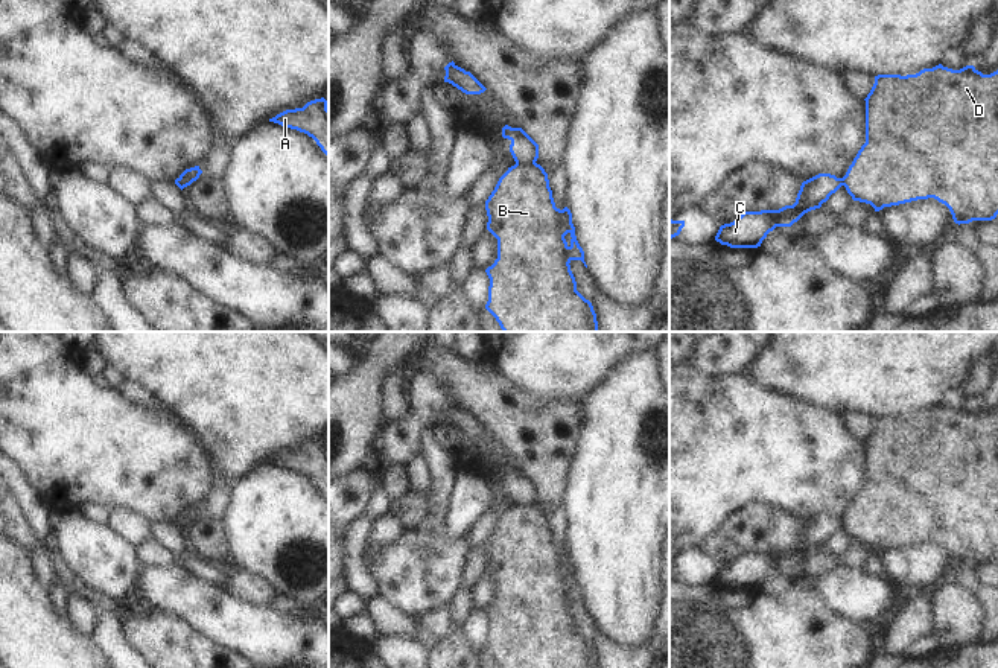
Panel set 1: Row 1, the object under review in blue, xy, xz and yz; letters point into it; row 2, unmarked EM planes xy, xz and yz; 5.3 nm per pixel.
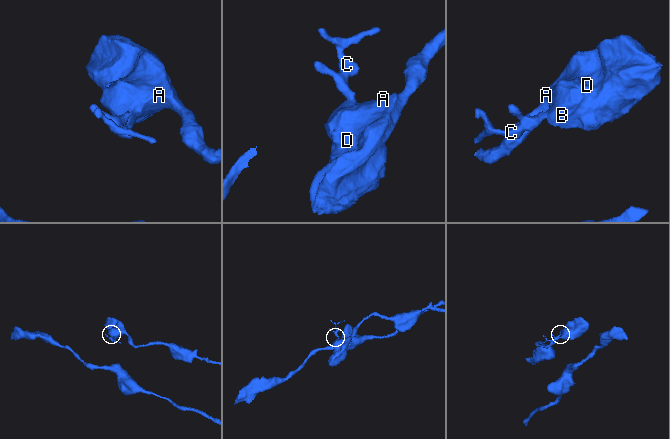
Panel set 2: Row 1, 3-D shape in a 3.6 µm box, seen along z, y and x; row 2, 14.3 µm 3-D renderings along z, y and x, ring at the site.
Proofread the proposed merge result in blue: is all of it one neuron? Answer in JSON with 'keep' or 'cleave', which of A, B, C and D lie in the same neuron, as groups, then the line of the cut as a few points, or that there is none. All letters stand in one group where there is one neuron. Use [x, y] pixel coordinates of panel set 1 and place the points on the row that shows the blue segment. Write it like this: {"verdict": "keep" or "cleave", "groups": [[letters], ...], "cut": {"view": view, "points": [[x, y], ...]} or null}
{"verdict": "cleave", "groups": [["A", "B", "D"], ["C"]], "cut": {"view": "xz", "points": [[516, 162], [521, 165], [536, 163]]}}

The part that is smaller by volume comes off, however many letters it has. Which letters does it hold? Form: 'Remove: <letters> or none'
Remove: C

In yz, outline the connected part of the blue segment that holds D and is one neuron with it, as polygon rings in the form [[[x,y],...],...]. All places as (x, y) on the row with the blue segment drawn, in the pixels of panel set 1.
[[[974,65],[960,70],[943,67],[923,68],[916,75],[878,75],[866,100],[866,143],[858,151],[846,175],[843,186],[853,201],[870,204],[875,212],[884,207],[899,205],[917,199],[934,198],[945,204],[955,224],[969,224],[972,221],[992,221],[998,215],[998,70],[983,75]]]

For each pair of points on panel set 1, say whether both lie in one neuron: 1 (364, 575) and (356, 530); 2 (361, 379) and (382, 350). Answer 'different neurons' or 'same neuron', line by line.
1: same neuron
2: same neuron

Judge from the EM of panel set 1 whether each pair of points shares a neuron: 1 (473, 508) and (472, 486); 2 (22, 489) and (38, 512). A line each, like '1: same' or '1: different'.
1: same
2: same

